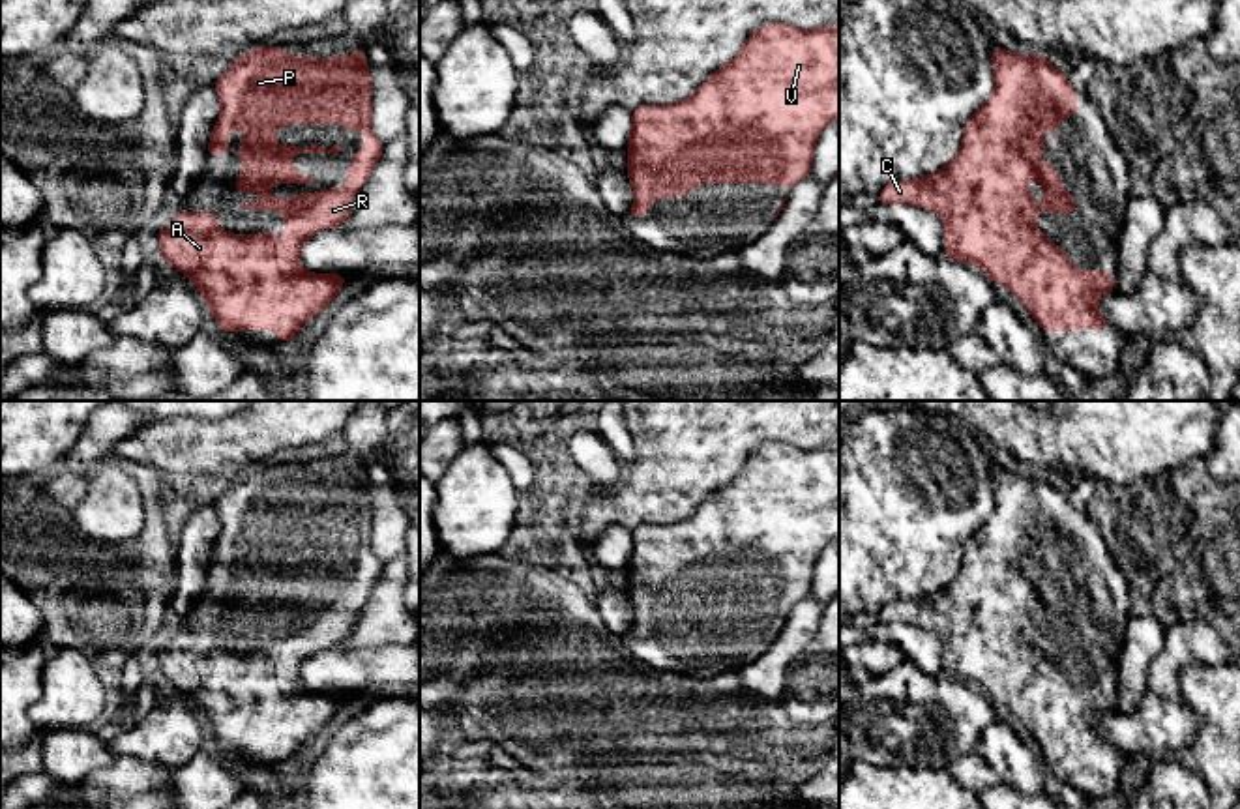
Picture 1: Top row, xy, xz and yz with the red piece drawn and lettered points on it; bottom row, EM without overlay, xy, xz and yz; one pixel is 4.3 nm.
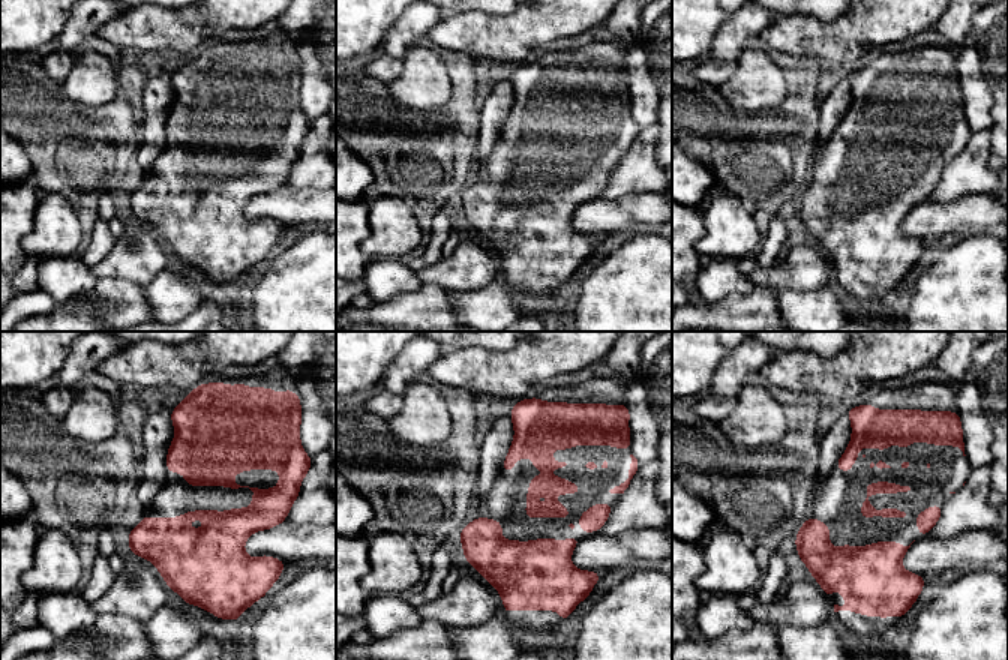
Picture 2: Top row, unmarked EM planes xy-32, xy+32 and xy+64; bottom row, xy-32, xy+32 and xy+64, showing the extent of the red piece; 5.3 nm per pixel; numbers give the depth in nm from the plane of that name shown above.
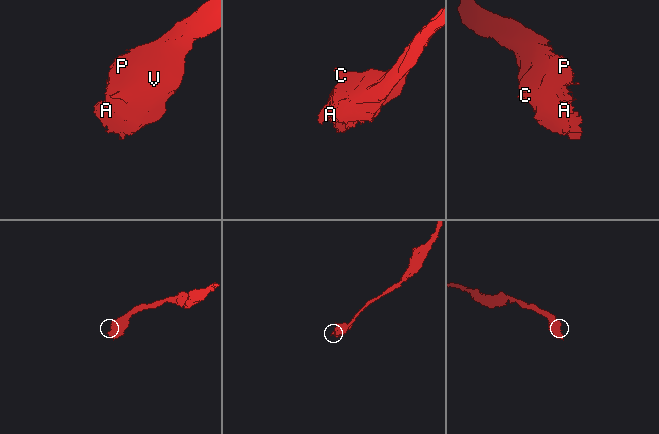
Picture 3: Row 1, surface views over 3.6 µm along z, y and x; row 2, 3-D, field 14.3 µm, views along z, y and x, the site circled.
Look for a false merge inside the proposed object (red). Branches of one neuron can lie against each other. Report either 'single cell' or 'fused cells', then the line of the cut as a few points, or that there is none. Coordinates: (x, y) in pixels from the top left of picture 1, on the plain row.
single cell | no cut

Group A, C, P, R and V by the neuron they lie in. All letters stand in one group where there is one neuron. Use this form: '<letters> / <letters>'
A C P R V

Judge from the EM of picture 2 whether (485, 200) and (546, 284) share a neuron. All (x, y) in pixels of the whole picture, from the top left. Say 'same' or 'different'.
same

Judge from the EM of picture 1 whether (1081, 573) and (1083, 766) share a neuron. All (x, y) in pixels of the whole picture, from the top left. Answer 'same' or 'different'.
same

